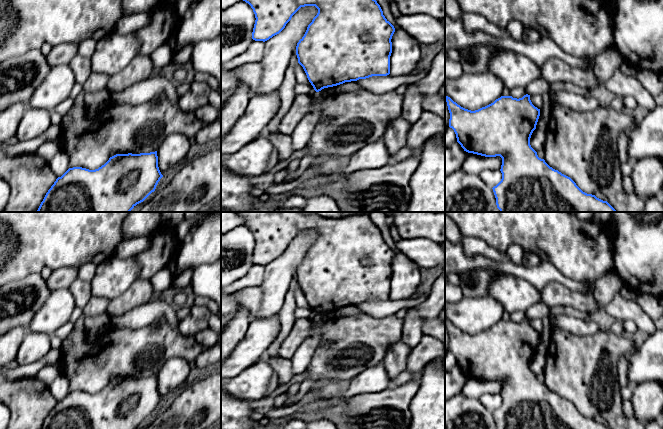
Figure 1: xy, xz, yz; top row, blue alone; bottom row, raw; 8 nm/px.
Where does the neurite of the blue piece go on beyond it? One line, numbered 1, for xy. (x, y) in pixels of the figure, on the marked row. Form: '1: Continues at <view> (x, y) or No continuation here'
1: No continuation here

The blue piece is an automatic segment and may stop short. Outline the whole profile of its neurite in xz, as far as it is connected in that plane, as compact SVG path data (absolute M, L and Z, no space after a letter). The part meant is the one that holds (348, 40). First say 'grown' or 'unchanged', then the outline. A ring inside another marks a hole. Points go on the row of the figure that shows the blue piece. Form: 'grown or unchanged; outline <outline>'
unchanged; outline M243 0L255 14L252 39L267 41L279 34L292 16L305 6L315 6L317 15L296 46L298 63L316 92L345 82L390 74L394 26L385 18L376 0Z

